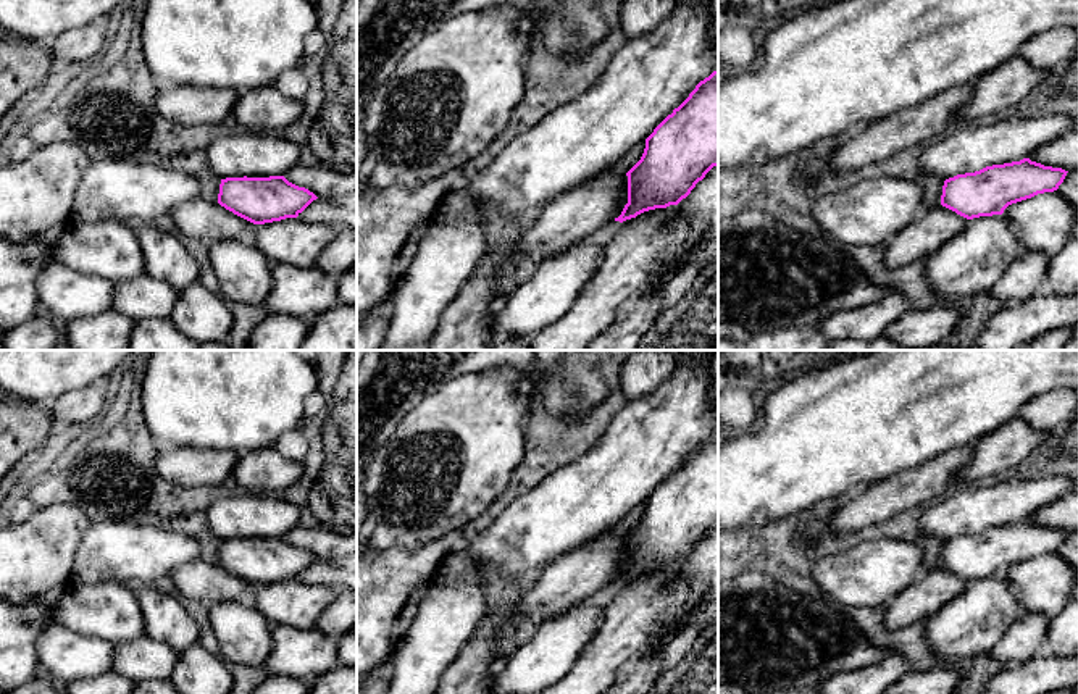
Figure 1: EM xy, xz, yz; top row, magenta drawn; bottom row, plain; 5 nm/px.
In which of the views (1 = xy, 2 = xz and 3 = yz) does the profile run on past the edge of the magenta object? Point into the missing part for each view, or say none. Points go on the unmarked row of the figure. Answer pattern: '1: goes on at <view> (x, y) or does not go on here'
1: does not go on here
2: does not go on here
3: does not go on here

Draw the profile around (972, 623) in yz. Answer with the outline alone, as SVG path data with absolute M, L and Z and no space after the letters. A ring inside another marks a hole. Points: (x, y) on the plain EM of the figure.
M1004 575L973 579L962 594L928 618L926 642L944 663L959 663L978 654L989 654L1022 613L1017 594Z

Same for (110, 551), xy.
M121 521L92 523L77 546L73 579L82 584L142 581L166 587L173 571L202 558L190 536Z

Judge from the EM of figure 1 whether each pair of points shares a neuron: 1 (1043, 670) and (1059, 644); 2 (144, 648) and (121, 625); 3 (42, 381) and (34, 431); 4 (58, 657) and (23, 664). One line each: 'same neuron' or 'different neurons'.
1: different neurons
2: different neurons
3: different neurons
4: different neurons

